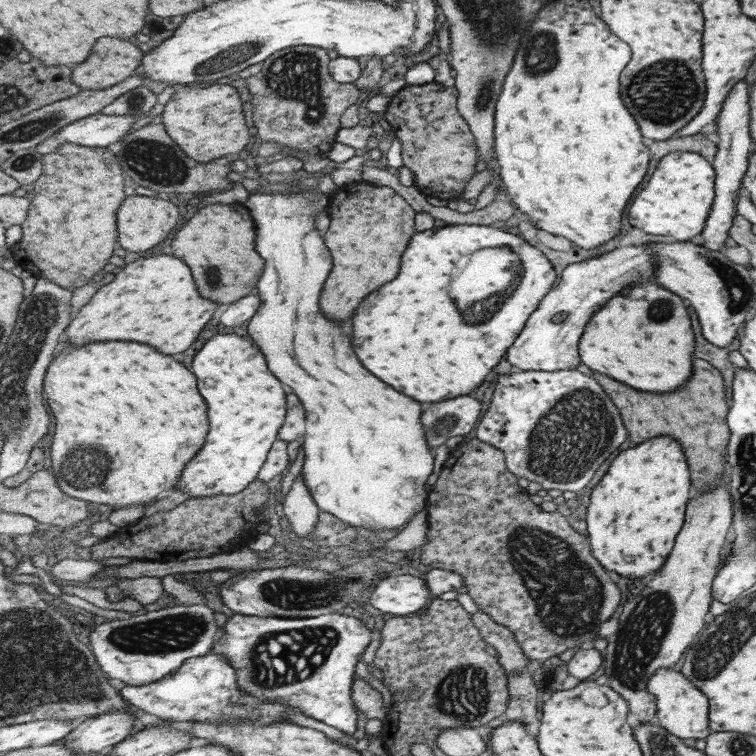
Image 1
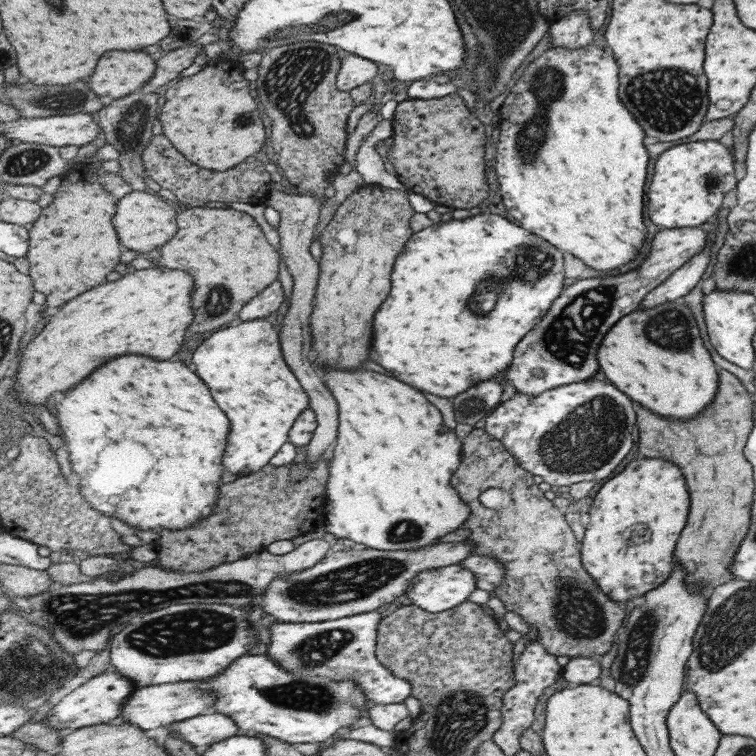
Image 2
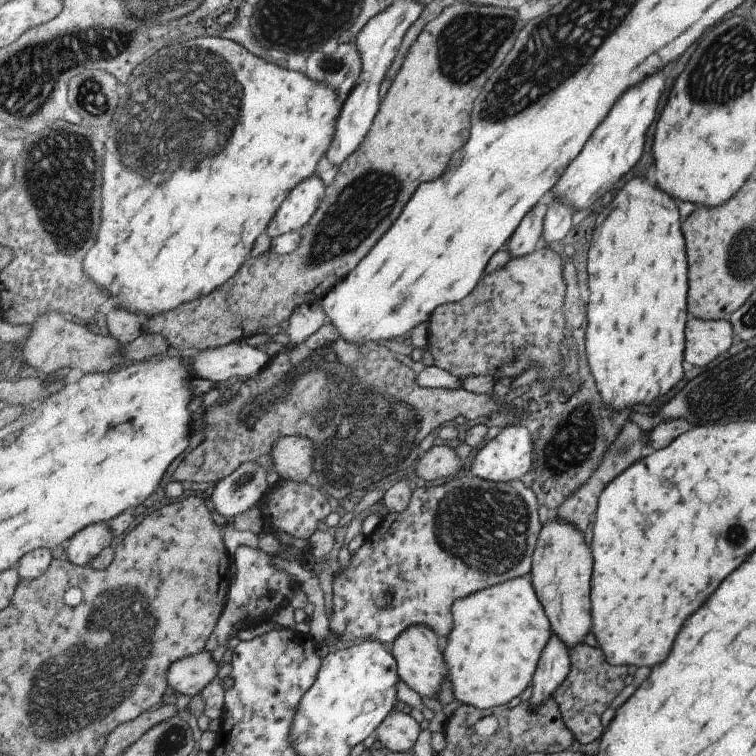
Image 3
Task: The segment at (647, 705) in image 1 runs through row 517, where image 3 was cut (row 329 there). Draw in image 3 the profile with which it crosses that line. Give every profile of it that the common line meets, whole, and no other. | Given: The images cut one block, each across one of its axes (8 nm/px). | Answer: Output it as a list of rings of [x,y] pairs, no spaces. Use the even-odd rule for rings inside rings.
[[[689,318],[685,322],[685,360],[691,366],[701,368],[725,352],[734,338],[731,325],[724,319]]]

